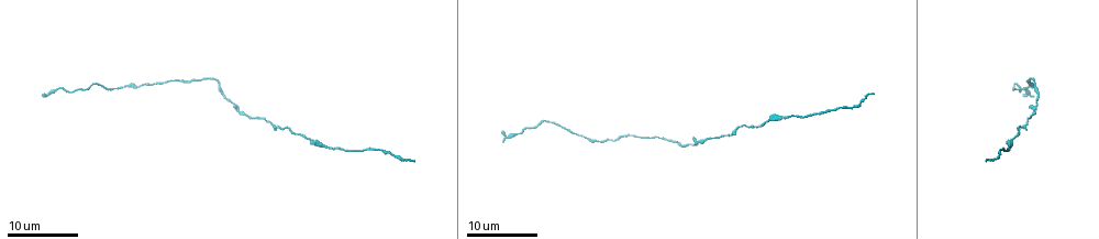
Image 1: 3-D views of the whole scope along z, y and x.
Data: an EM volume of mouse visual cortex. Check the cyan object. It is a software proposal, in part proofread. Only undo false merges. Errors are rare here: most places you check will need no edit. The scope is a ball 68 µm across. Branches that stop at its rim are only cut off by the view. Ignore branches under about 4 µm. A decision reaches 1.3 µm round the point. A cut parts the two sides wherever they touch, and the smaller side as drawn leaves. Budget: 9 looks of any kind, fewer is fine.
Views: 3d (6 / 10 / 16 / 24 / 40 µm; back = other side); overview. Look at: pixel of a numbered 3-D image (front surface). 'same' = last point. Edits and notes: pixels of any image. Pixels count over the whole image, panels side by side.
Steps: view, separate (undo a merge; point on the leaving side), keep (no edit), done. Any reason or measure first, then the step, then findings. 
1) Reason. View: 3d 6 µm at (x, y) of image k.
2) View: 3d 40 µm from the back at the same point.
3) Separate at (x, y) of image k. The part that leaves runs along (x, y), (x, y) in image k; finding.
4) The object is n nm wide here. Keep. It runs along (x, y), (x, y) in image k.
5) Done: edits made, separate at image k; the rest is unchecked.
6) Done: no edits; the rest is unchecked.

Sudden change in width. View: 3d 16 µm at (600, 142) of image 1.

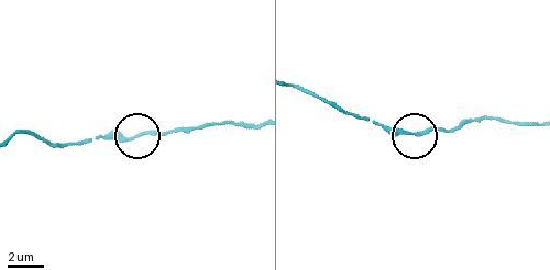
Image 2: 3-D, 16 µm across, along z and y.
View: 3d 6 µm at (141, 132) of image 2.

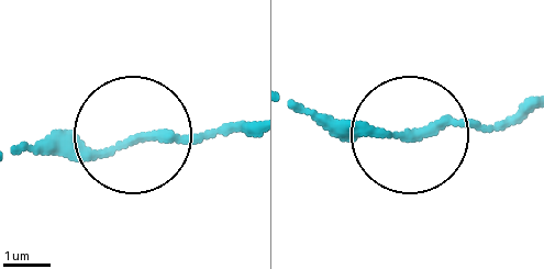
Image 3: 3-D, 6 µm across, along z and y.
Keep. It runs along (522, 107), (487, 125), (392, 137), (302, 114) in image 3; one neuron here.

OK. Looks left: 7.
Narrows sharply. View: 3d 16 µm at (550, 122) of image 1.

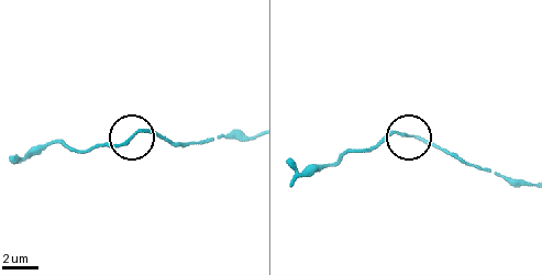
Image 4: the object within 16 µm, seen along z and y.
Closer look. View: 3d 6 µm at (137, 131) of image 4.

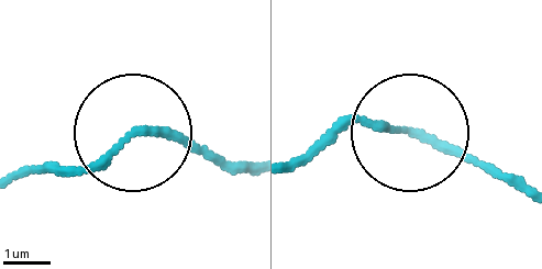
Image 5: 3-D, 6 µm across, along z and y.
Keep. It runs along (249, 166), (142, 131), (95, 163), (40, 166) in image 5; one neuron here.

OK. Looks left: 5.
Sudden change in width. View: 3d 16 µm at (1034, 85) of image 1.

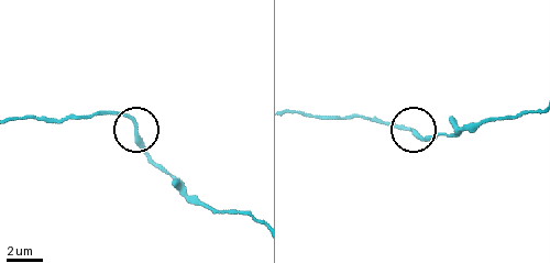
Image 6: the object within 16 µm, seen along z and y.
View: 3d 10 µm at (137, 131) of image 6.

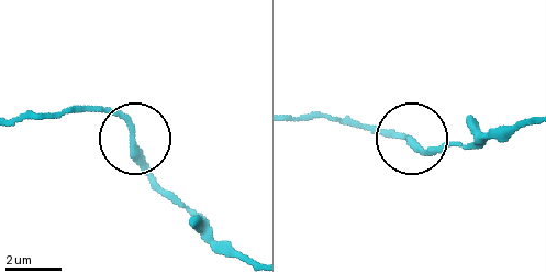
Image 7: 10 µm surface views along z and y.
Keep. It runs along (158, 184), (125, 122), (97, 108), (78, 108) in image 7; continuous, no second neuron.

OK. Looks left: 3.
Calibre changes. View: 3d 16 µm at (780, 115) of image 1.

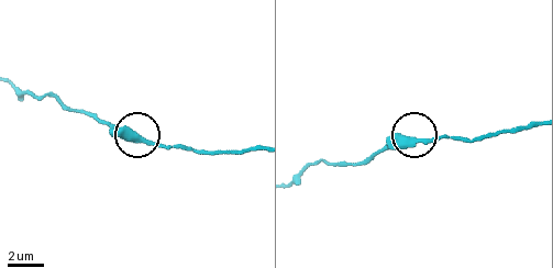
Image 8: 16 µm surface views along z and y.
View: 3d 6 µm at (416, 142) of image 8.

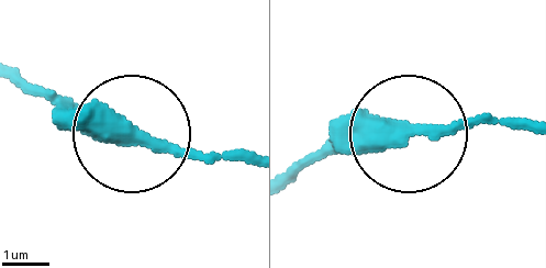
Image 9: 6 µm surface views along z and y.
Keep. It runs along (297, 166), (463, 119), (522, 119) in image 9; continuous, no second neuron.

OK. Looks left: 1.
Done: no edits; the rest is unchecked.

